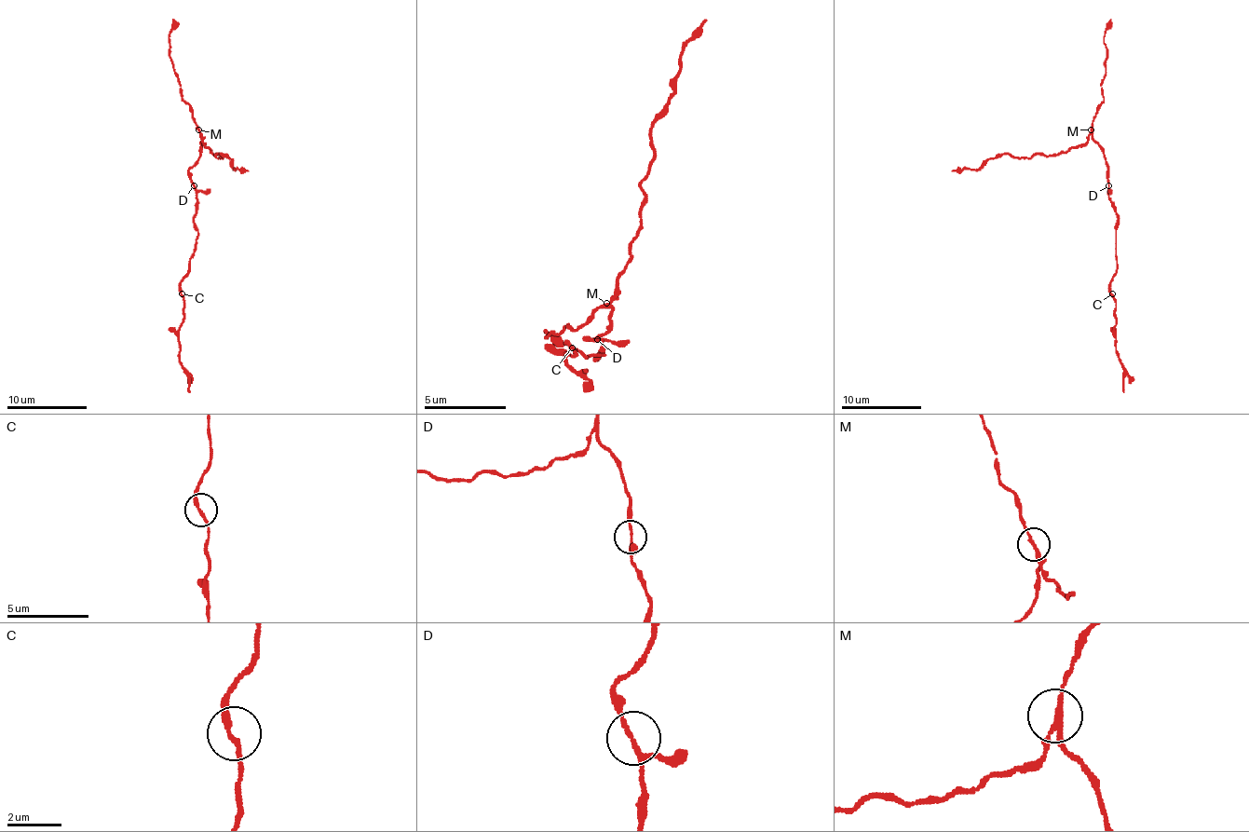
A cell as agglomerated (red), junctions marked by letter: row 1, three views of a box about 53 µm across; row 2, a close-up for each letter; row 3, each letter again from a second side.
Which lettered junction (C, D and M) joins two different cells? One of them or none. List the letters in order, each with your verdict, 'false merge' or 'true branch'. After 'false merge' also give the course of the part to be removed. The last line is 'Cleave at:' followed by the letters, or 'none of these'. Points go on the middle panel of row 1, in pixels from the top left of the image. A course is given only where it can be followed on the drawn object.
C: true branch
D: true branch
M: false merge; foreign part runs (604, 302), (617, 290), (642, 224), (642, 187), (654, 154), (650, 121), (671, 92), (683, 43), (708, 18)
Cleave at: M

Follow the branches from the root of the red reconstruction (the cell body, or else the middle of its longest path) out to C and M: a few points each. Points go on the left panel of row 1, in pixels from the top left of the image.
C: (192, 185), (196, 191), (194, 227), (198, 238), (194, 255), (190, 260), (190, 272), (180, 284), (182, 293)
M: (192, 185), (188, 170), (200, 156), (198, 129)

